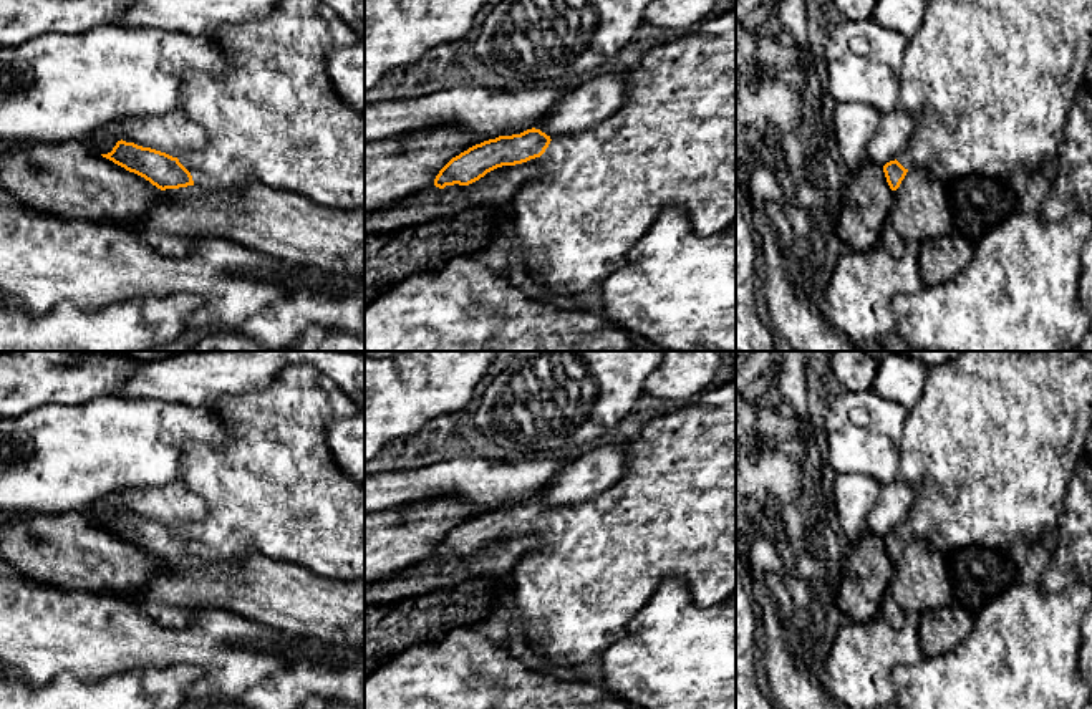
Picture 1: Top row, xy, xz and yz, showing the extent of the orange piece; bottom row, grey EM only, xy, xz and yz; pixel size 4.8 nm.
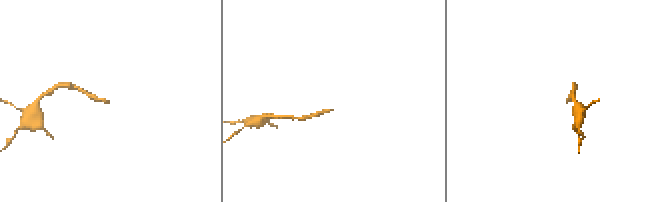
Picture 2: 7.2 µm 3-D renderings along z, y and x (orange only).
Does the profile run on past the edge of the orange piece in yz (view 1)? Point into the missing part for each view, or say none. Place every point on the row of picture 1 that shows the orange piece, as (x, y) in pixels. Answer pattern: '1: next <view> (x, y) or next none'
1: next yz (990, 81)

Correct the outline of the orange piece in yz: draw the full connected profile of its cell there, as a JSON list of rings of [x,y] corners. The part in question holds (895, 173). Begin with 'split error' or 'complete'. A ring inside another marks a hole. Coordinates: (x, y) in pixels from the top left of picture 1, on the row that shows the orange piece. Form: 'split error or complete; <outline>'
split error; [[[928,0],[920,30],[910,38],[905,65],[900,73],[900,109],[916,118],[916,129],[908,147],[898,159],[883,166],[887,182],[896,191],[910,169],[925,167],[931,179],[946,182],[963,176],[983,176],[1009,181],[1017,171],[1036,171],[1059,159],[1065,141],[1069,111],[1084,84],[1085,68],[1092,51],[1092,0]]]

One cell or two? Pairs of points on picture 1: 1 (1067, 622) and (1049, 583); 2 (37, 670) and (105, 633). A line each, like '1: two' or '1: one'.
1: two
2: one

